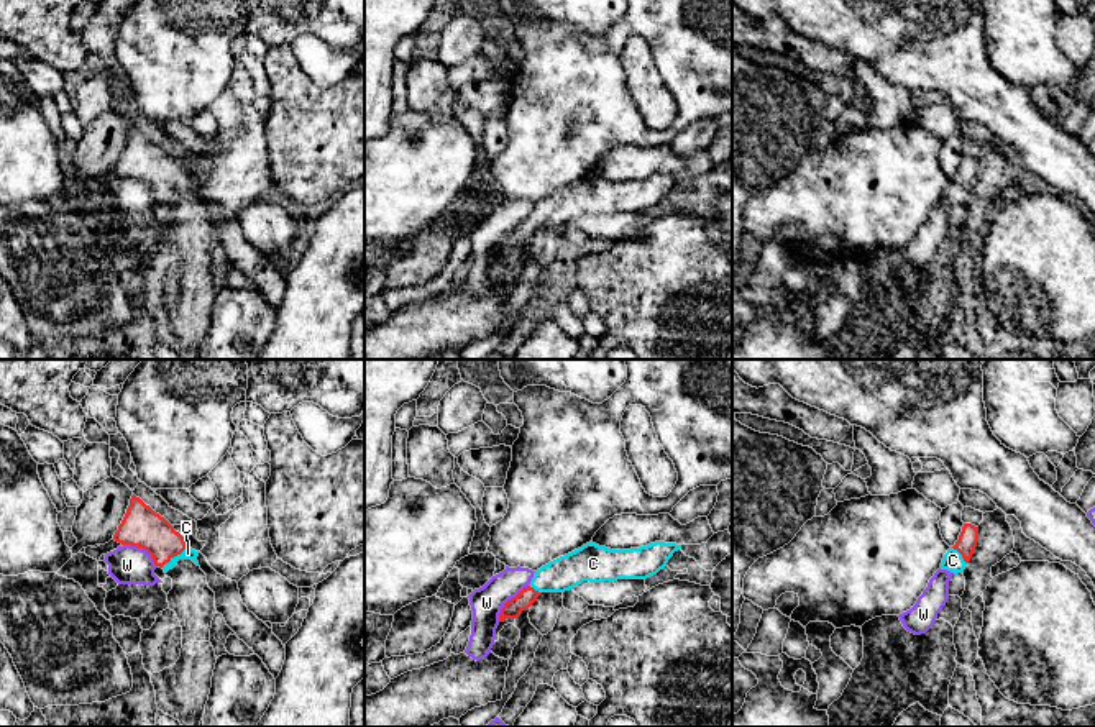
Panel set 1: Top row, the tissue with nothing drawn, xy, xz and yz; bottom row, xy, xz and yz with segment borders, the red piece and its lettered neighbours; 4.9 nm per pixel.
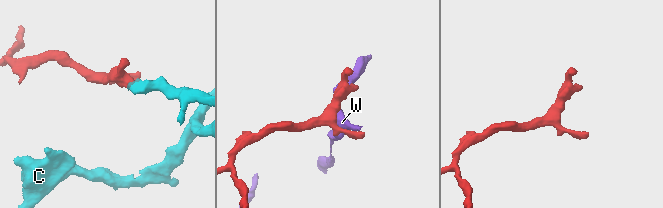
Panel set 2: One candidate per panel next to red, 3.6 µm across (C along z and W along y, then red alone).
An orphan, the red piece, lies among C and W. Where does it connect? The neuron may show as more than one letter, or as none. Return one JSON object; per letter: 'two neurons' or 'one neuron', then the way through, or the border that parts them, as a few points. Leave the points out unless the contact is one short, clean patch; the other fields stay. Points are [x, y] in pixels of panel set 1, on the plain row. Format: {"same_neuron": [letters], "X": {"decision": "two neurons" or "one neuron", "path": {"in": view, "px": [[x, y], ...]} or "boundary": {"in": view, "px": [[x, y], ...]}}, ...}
{"same_neuron": ["C"], "C": {"decision": "one neuron", "path": {"in": "xy", "px": [[142, 160], [173, 189], [187, 186]]}}, "W": {"decision": "two neurons"}}

